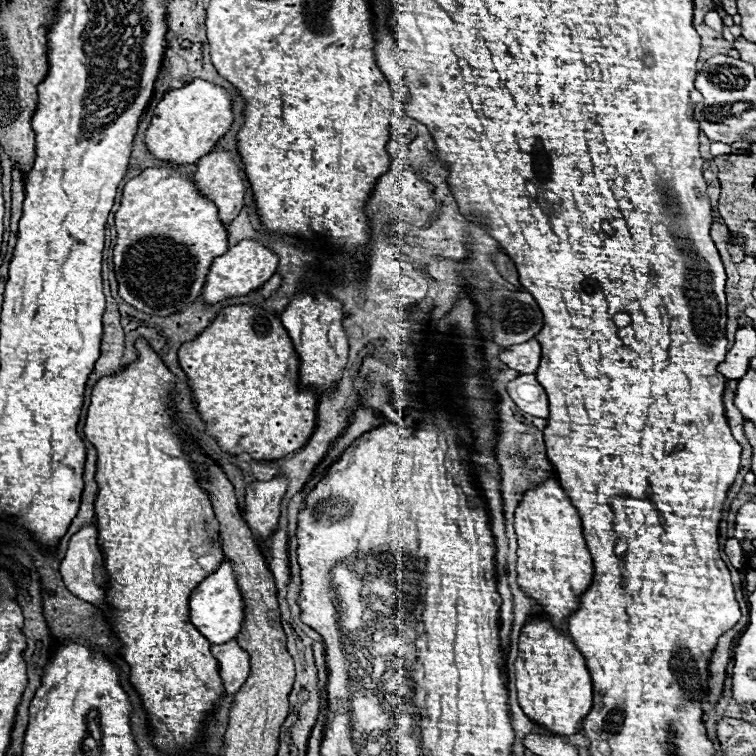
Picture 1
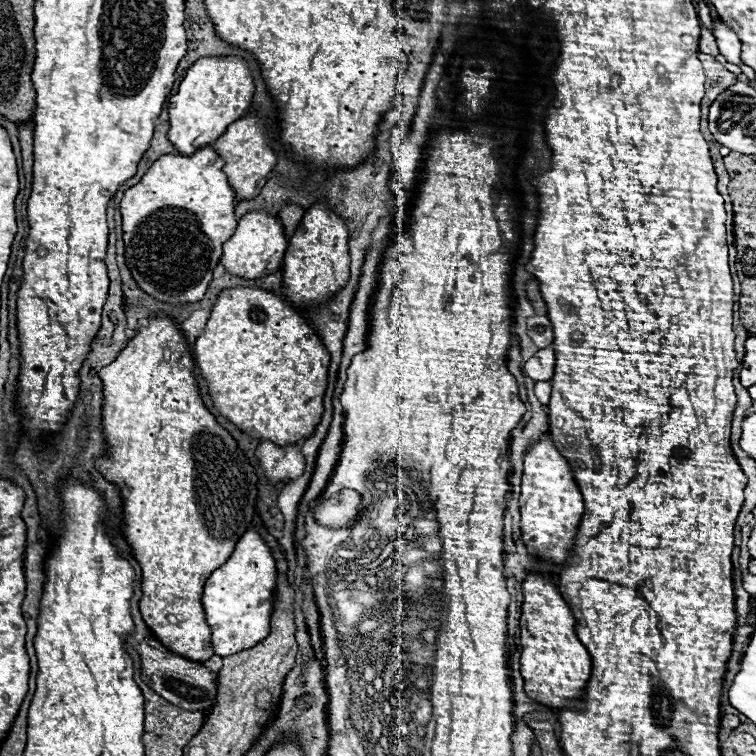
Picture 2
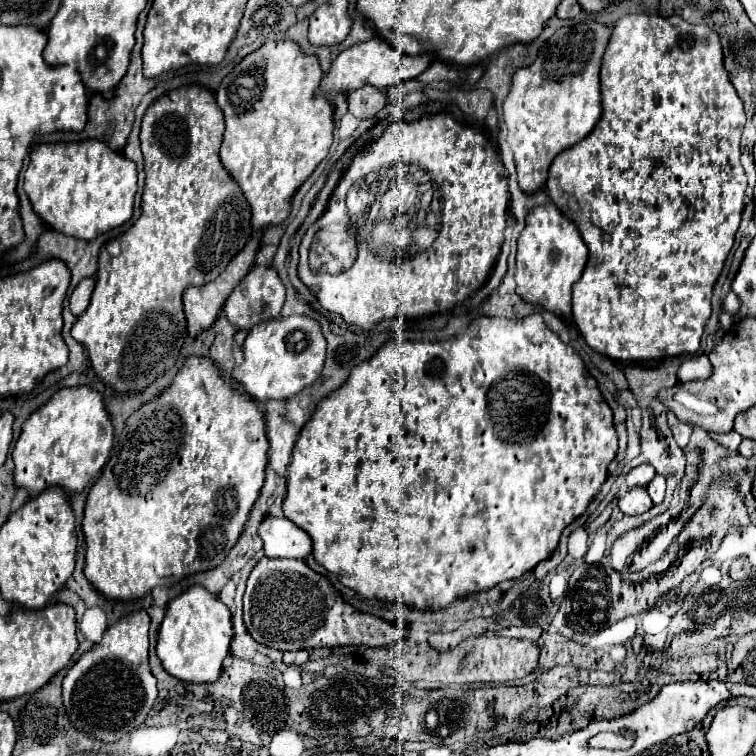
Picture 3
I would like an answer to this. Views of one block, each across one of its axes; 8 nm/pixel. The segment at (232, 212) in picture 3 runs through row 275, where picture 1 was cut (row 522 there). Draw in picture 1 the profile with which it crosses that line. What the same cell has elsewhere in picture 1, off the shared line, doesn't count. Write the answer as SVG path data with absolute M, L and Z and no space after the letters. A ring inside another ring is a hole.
M144 338L136 340L136 350L138 350L138 358L134 362L130 362L120 374L110 374L104 376L96 382L94 390L92 390L92 398L90 398L90 408L88 408L88 418L86 418L86 426L84 426L84 436L86 440L96 448L98 452L98 468L96 468L96 482L98 482L98 496L96 496L96 526L98 526L98 544L100 550L104 554L104 564L106 564L106 572L110 576L110 588L106 592L106 604L114 610L104 612L114 628L114 632L118 634L118 638L122 640L122 652L124 652L124 660L130 664L130 682L136 688L136 692L142 698L142 704L148 712L148 726L150 726L150 734L154 736L154 744L162 754L184 754L186 750L192 748L192 744L202 736L202 728L214 702L220 700L224 696L224 688L222 688L222 680L218 676L218 660L212 656L210 652L210 642L192 626L190 616L188 616L188 600L190 600L190 592L196 588L196 584L200 584L206 576L210 576L222 562L224 562L224 552L222 552L222 544L218 540L218 520L214 514L214 508L210 504L210 496L208 492L200 486L198 482L198 470L194 468L194 464L190 462L190 456L186 452L186 442L188 442L188 434L180 428L180 424L174 418L174 404L172 404L172 392L174 392L174 384L176 384L176 376L166 368L166 364L162 362L162 358L148 346L148 342Z

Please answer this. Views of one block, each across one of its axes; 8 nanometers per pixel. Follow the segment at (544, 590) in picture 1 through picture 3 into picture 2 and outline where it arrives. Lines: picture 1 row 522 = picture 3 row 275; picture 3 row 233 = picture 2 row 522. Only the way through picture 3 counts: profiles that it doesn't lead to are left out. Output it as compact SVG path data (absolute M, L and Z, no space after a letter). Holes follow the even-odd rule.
M550 434L540 436L524 454L524 476L522 476L522 494L520 494L520 514L522 514L522 540L530 554L538 558L564 564L568 558L576 528L584 512L582 494L574 480L568 460L554 446Z

